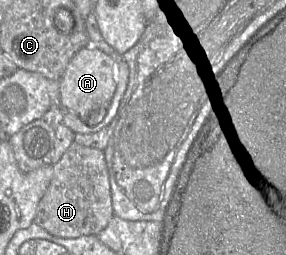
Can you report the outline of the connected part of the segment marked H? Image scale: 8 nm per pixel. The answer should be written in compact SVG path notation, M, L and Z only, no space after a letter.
M73 142L61 159L53 164L53 176L40 200L34 222L50 234L62 238L98 235L113 218L109 173L104 150L81 146Z

